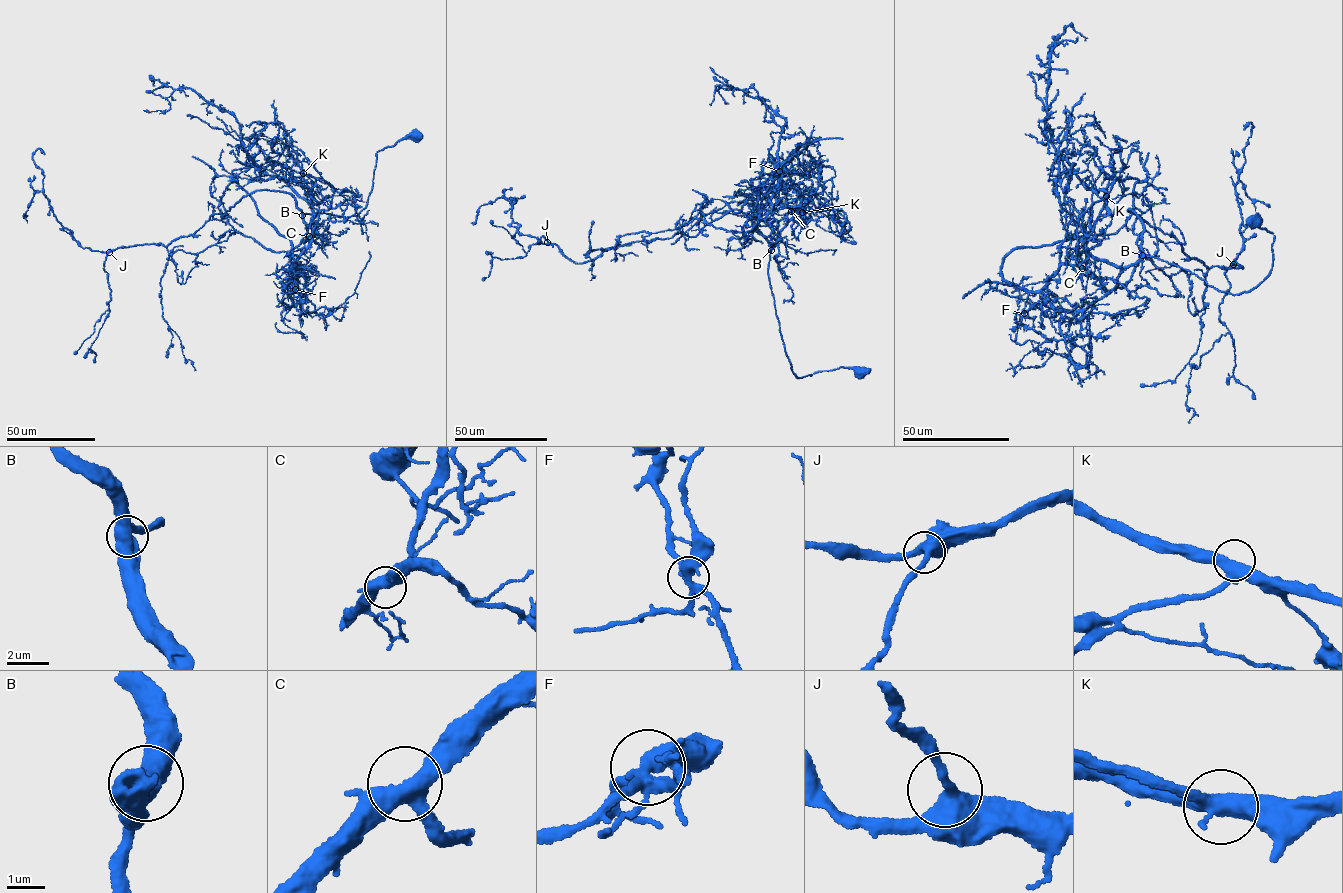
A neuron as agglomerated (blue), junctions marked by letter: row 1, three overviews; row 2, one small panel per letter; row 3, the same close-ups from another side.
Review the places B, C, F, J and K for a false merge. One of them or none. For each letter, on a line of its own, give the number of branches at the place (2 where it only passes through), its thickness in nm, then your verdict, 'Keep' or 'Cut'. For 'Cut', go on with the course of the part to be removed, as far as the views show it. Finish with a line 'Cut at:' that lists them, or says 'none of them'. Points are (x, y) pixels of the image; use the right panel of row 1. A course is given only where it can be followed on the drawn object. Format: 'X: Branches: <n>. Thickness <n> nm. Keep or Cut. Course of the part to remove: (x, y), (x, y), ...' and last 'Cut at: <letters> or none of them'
B: Branches: 3. Thickness 500 nm. Keep
C: Branches: 3. Thickness 420 nm. Keep
F: Branches: 6. Thickness 360 nm. Cut. Course of the part to remove: (1024, 313), (1004, 258), (1115, 233), (1133, 205), (1138, 180), (1116, 178), (1077, 212), (1052, 174), (1067, 140)
J: Branches: 3. Thickness 400 nm. Keep
K: Branches: 3. Thickness 400 nm. Keep
Cut at: F

